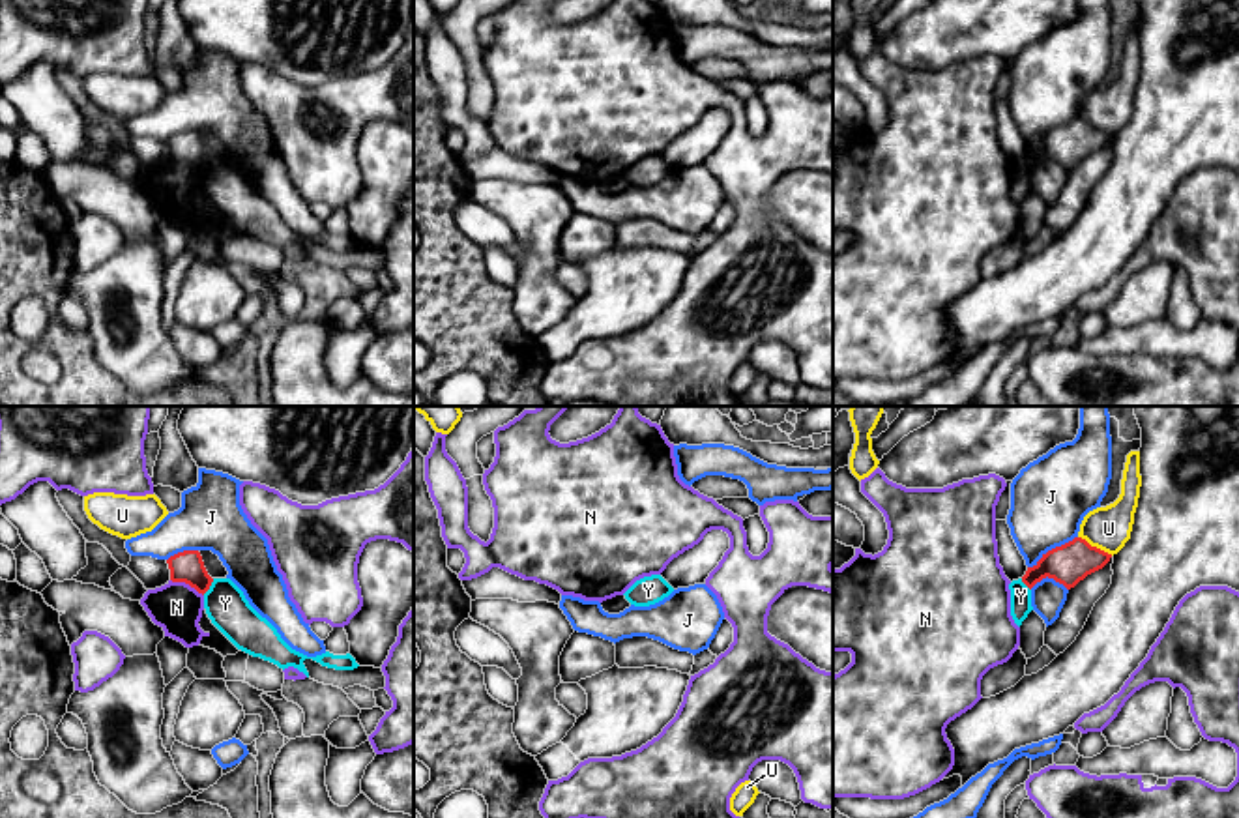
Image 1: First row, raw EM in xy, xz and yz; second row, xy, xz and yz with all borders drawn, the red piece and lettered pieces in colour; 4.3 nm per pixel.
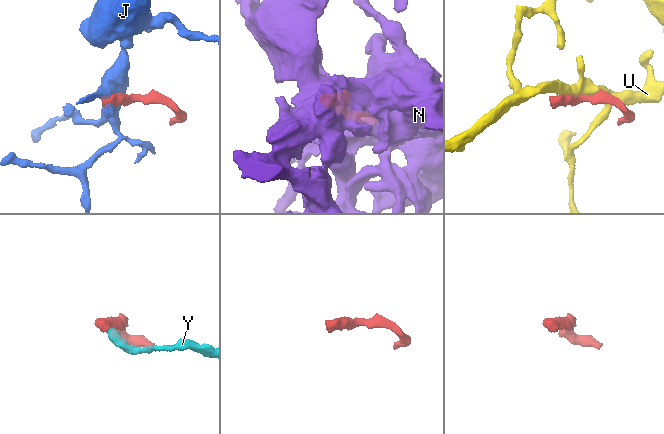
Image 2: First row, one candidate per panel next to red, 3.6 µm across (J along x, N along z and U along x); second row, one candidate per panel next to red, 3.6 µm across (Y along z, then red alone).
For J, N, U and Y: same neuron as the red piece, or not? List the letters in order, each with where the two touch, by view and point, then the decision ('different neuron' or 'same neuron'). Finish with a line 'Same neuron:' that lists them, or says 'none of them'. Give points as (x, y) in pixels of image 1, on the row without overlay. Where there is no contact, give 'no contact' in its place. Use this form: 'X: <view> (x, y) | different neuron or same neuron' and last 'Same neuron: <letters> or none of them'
J: yz (1052, 130) | different neuron
N: xy (188, 163) | different neuron
U: yz (1095, 128) | different neuron
Y: xy (210, 165) | different neuron
Same neuron: none of them

